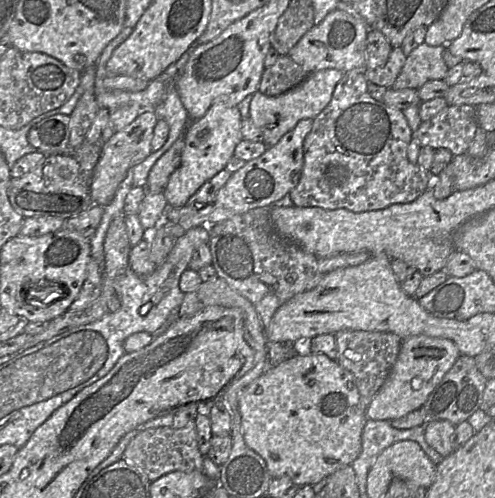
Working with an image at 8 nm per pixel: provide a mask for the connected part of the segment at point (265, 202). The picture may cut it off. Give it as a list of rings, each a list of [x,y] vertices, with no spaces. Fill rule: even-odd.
[[[304,119],[258,158],[247,161],[245,165],[232,173],[226,184],[217,193],[212,204],[202,208],[194,207],[198,213],[184,217],[177,223],[185,231],[197,226],[213,225],[226,221],[236,215],[257,208],[272,208],[275,203],[287,196],[297,185],[304,163],[303,143],[312,129],[313,119]]]

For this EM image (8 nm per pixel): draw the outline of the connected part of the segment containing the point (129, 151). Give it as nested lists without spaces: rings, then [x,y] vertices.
[[[144,109],[130,125],[116,131],[105,142],[90,185],[90,197],[94,205],[108,205],[128,177],[129,171],[152,153],[151,142],[158,120],[159,117],[153,109]]]

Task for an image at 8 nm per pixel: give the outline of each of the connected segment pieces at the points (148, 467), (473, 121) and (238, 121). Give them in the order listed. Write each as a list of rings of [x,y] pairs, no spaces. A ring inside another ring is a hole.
[[[195,421],[181,429],[160,427],[140,432],[130,441],[122,456],[127,465],[139,469],[150,482],[174,471],[202,472],[204,458],[199,449]]]
[[[447,105],[432,118],[422,121],[413,133],[413,140],[416,140],[421,147],[444,148],[449,150],[453,156],[457,156],[467,152],[478,128],[475,106]]]
[[[222,104],[212,105],[206,114],[190,122],[183,141],[180,166],[171,174],[163,195],[169,208],[183,207],[188,199],[209,179],[224,170],[234,157],[234,150],[243,138],[241,134],[242,116],[237,107]]]

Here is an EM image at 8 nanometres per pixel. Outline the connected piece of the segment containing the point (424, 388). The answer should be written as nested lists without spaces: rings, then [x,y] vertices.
[[[426,335],[411,336],[402,340],[394,365],[365,410],[367,420],[394,420],[419,410],[461,356],[458,347],[451,340]]]

